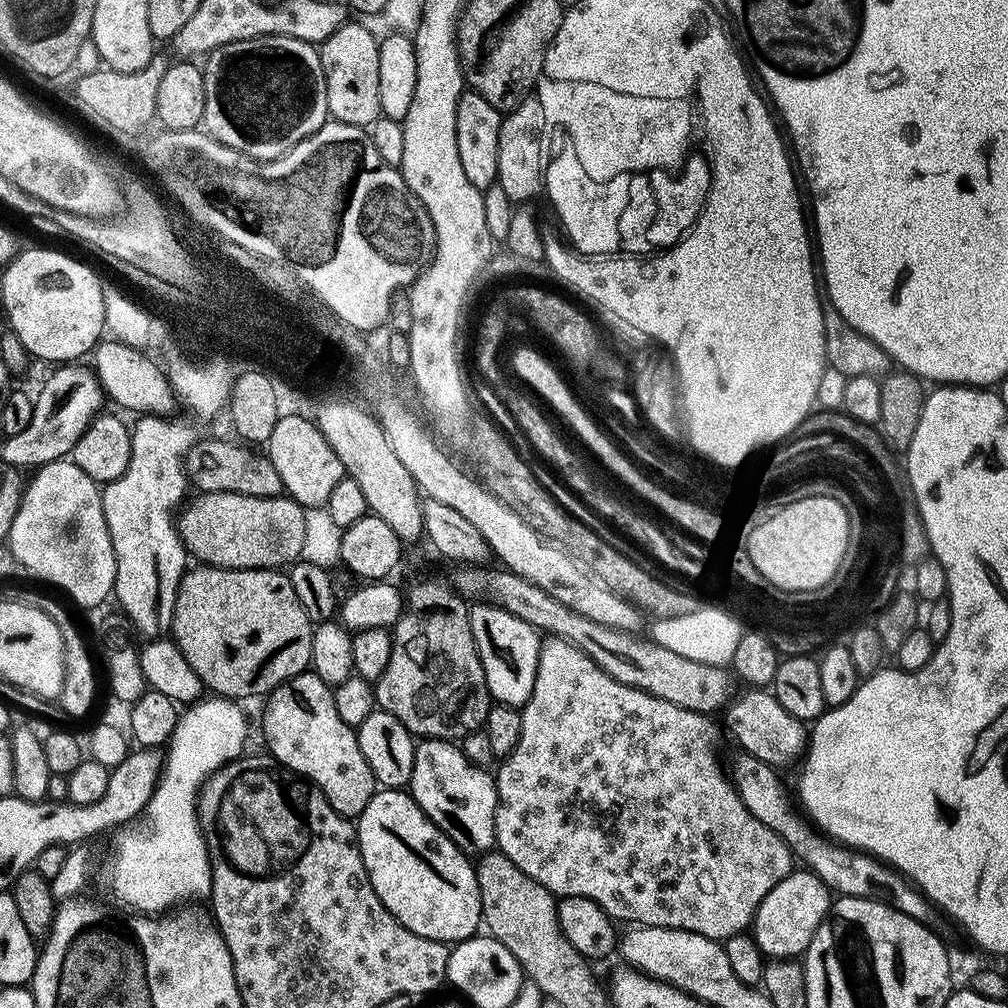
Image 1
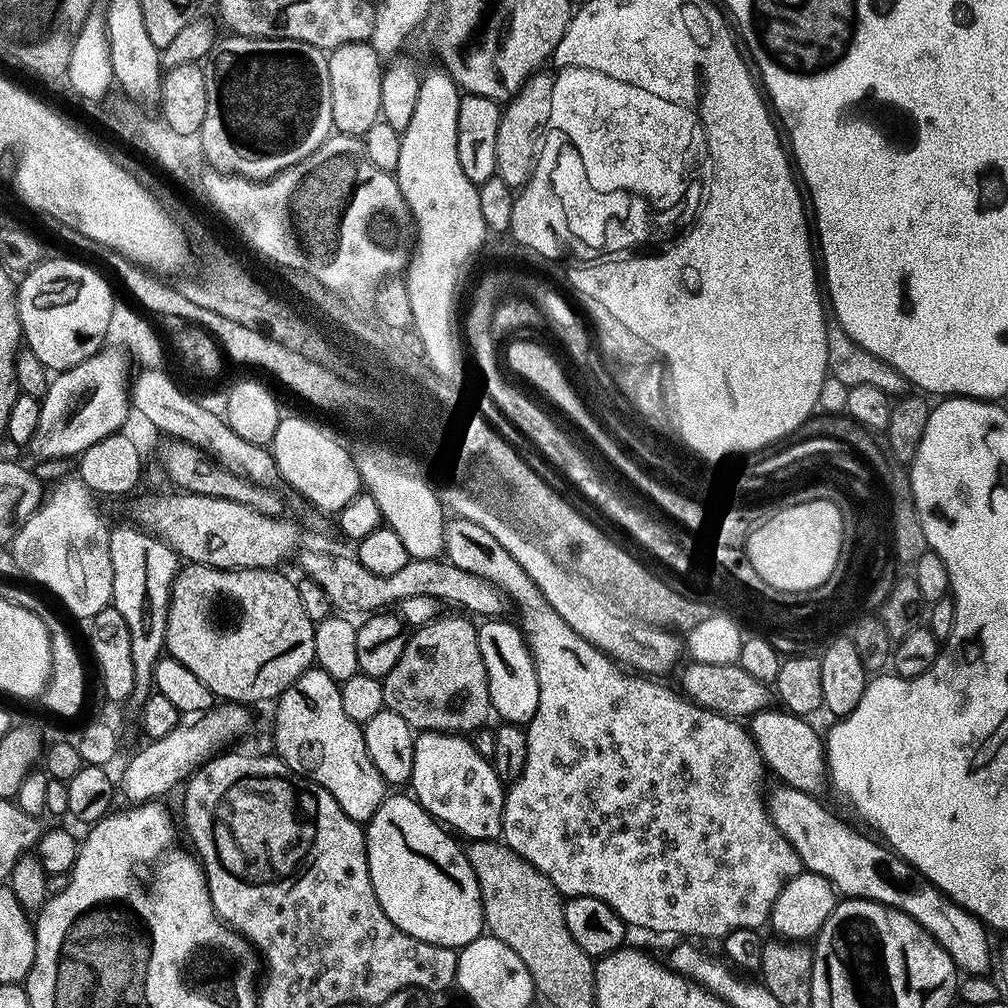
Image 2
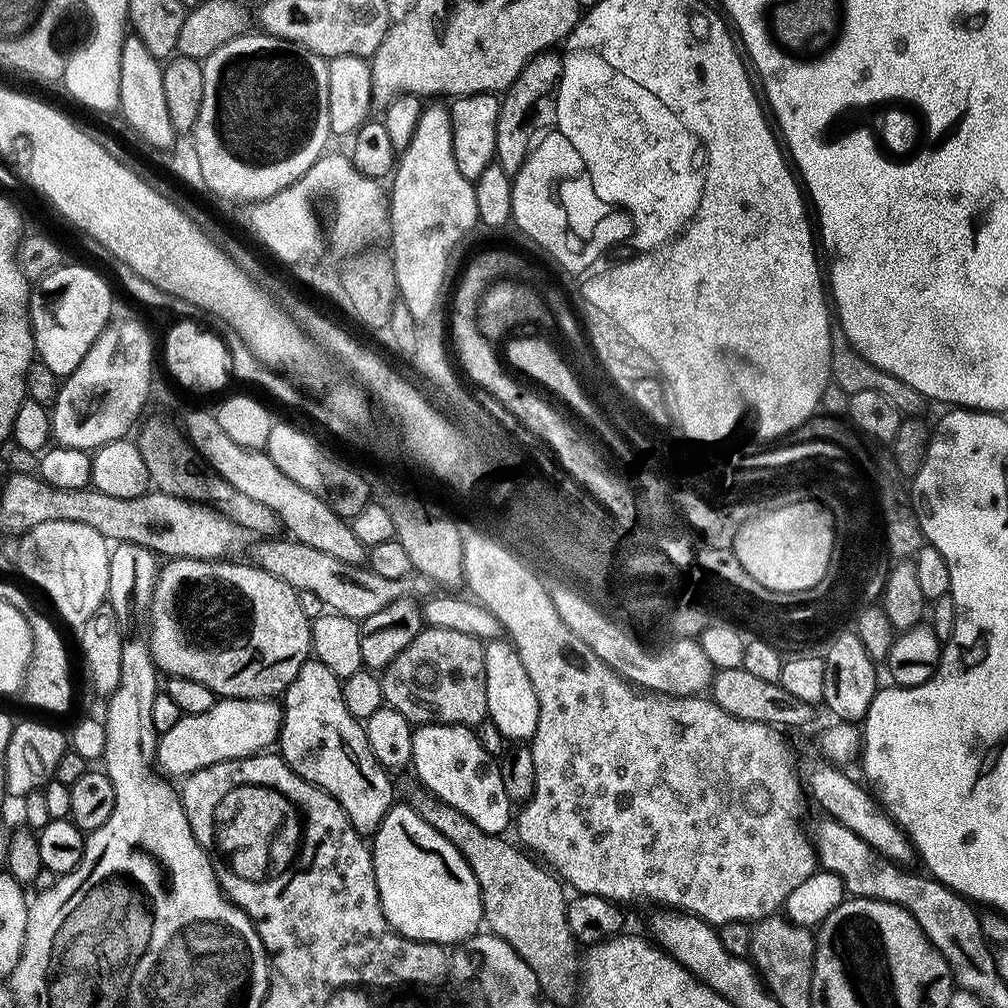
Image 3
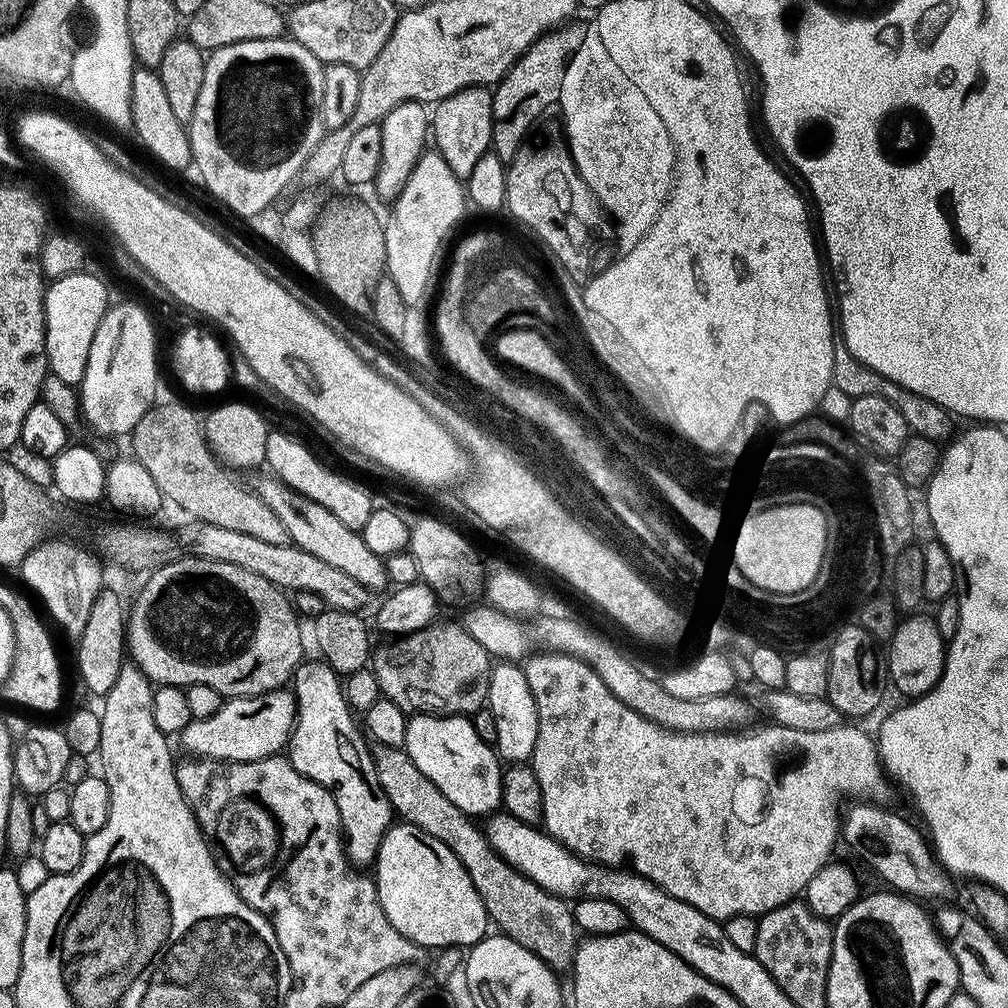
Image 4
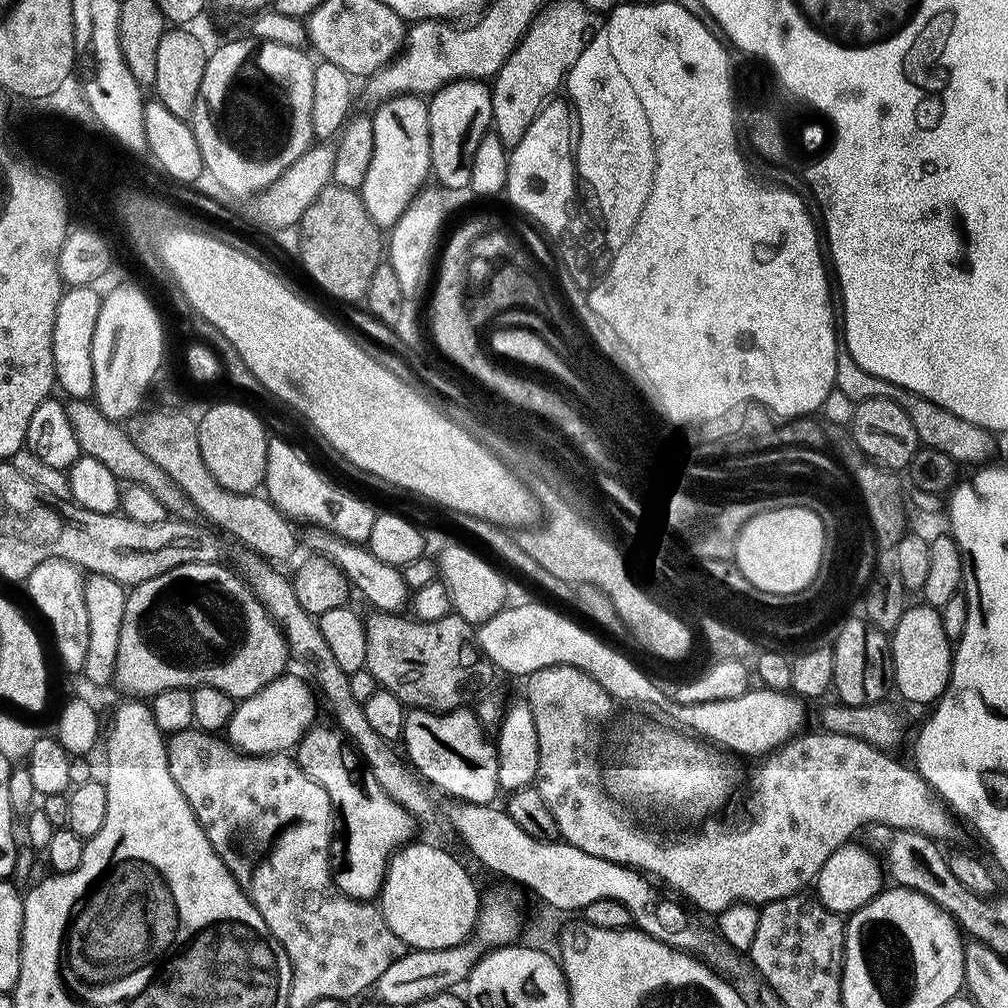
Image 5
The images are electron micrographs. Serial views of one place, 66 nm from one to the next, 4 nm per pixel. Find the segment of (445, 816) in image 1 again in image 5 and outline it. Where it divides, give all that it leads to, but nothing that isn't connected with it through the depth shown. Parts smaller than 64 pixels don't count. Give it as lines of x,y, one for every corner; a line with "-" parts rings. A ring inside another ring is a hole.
467,707
454,712
427,712
424,708
409,711
404,718
403,744
408,763
433,789
441,788
453,800
475,804
490,804
497,799
496,746
482,730
475,711

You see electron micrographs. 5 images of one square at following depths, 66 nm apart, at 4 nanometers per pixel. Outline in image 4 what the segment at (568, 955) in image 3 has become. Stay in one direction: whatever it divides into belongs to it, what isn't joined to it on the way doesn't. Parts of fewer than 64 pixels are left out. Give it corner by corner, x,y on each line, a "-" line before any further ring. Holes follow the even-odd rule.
373,743
371,749
378,782
386,794
386,798
392,804
393,813
401,821
418,826
418,830
426,830
426,834
430,834
430,838
438,838
438,842
450,846
452,853
462,862
466,874
470,874
470,882
474,882
474,890
478,890
478,894
482,898
482,906
486,906
489,921
495,927
497,924
500,927
497,929
503,935
518,942
518,946
526,946
526,950
530,950
538,958
542,958
542,962
546,962
553,972
567,973
572,967
573,958
576,957
578,943
578,929
572,917
569,901
547,892
542,886
538,886
538,882
530,882
530,878
526,878
518,870
514,870
514,866
507,864
496,853
494,846
490,846
490,842
484,837
481,825
473,817
458,810
458,806
454,806
454,802
450,802
450,798
446,798
446,794
442,794
442,790
438,790
438,786
434,786
434,782
430,782
430,778
426,778
426,774
422,774
422,770
418,770
418,766
414,766
414,762
403,748
391,748
385,744

